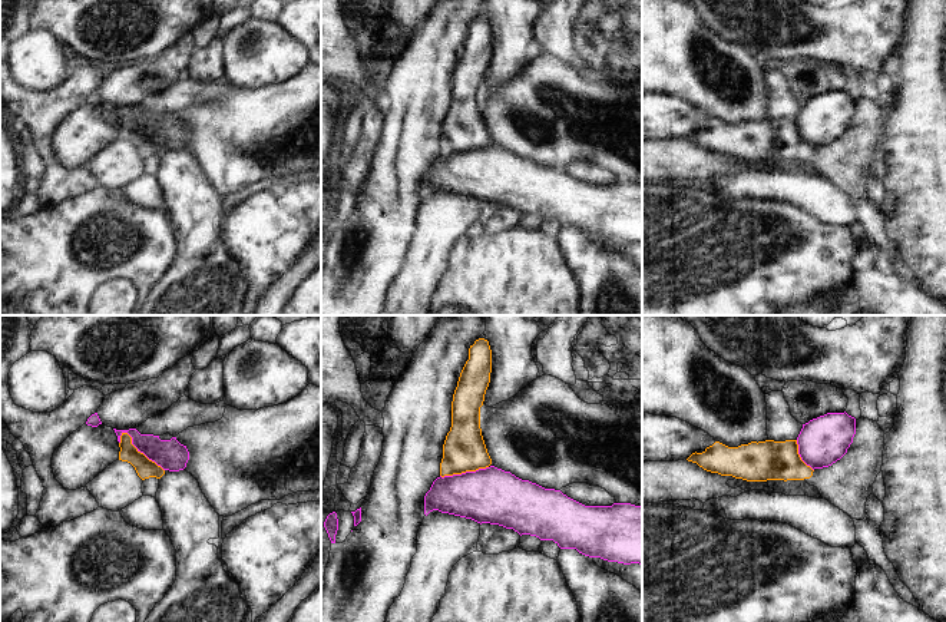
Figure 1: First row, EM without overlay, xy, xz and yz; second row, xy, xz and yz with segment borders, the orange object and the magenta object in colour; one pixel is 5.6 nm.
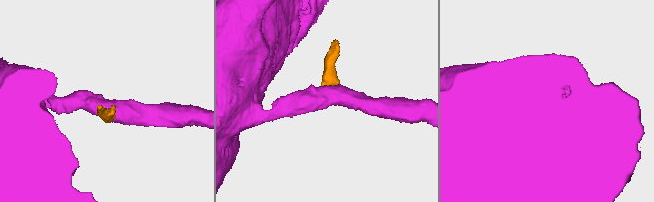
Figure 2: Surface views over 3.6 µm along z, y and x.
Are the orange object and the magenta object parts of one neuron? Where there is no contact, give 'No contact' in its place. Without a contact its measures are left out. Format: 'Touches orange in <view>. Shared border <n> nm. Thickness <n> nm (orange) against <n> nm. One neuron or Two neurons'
Touches orange in xy. Shared border 320 nm. Thickness 110 nm (orange) against 170 nm. Two neurons.

